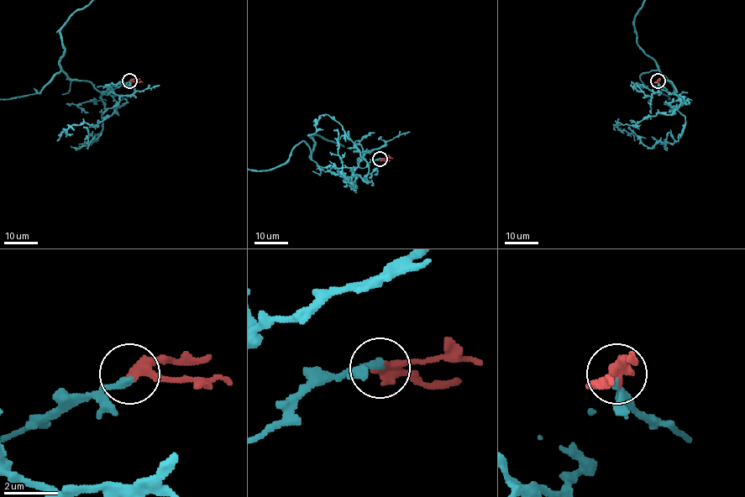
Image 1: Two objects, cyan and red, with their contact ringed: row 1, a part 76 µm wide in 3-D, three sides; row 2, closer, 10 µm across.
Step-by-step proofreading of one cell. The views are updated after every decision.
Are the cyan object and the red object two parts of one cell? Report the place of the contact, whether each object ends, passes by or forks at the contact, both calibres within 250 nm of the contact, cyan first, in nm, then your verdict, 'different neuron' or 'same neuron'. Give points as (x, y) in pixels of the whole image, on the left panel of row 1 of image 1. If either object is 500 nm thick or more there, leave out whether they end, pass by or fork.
(129, 81) | cyan ends | red passes by | 280/360 nm | same neuron

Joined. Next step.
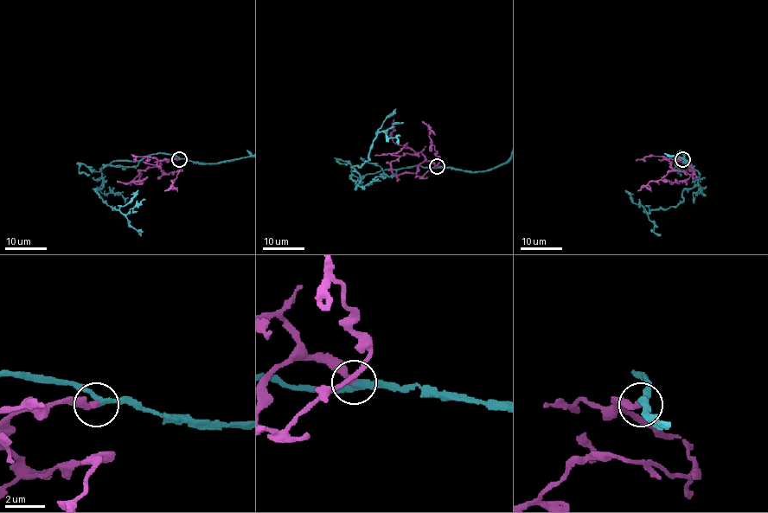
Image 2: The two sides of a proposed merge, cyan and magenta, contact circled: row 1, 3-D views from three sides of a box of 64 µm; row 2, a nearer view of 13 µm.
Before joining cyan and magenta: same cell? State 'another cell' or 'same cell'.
same cell

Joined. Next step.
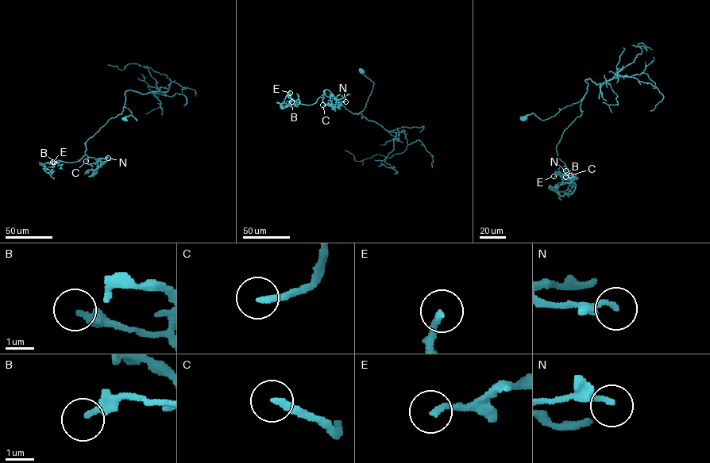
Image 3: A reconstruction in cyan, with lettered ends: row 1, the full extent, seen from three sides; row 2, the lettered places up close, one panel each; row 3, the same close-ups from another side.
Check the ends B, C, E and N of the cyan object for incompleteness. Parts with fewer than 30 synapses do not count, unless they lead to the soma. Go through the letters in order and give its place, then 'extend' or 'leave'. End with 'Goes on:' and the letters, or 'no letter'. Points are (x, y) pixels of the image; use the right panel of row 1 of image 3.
B: place (565, 177); leave
C: place (570, 175); extend
E: place (553, 176); leave
N: place (565, 170); leave
Goes on: C

